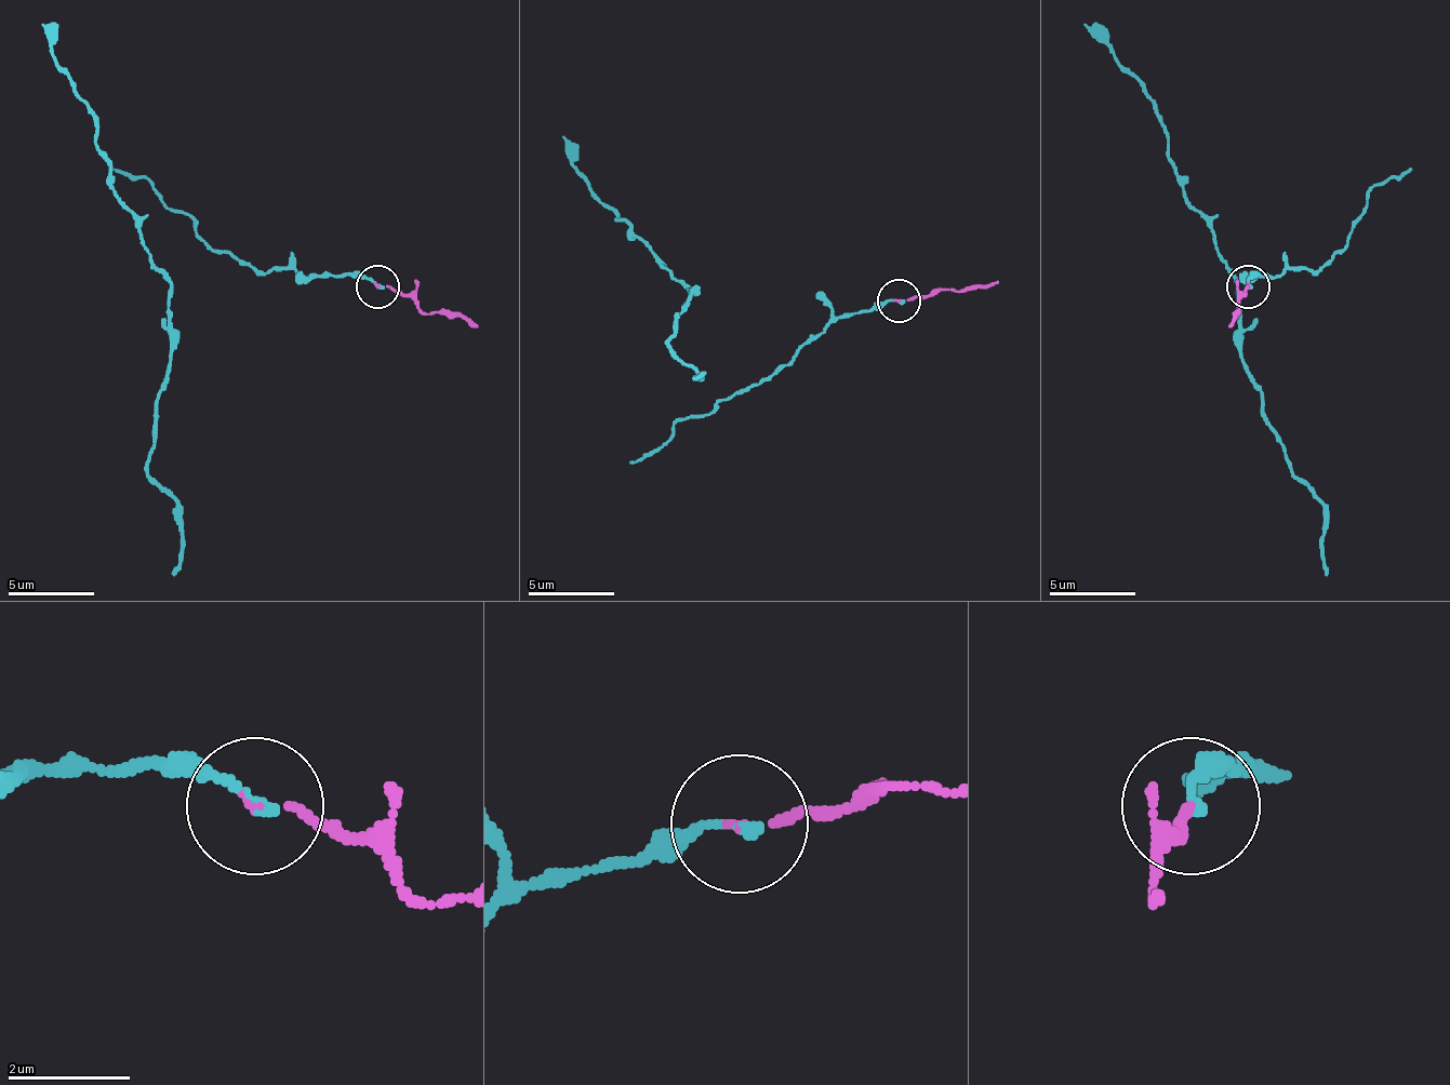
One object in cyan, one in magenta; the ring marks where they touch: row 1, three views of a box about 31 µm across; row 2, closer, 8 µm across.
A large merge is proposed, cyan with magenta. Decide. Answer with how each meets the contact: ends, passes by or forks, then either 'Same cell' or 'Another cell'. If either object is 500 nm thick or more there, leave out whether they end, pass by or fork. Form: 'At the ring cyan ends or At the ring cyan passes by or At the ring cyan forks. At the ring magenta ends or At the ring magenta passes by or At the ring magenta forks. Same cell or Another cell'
At the ring cyan ends. At the ring magenta ends. Same cell

